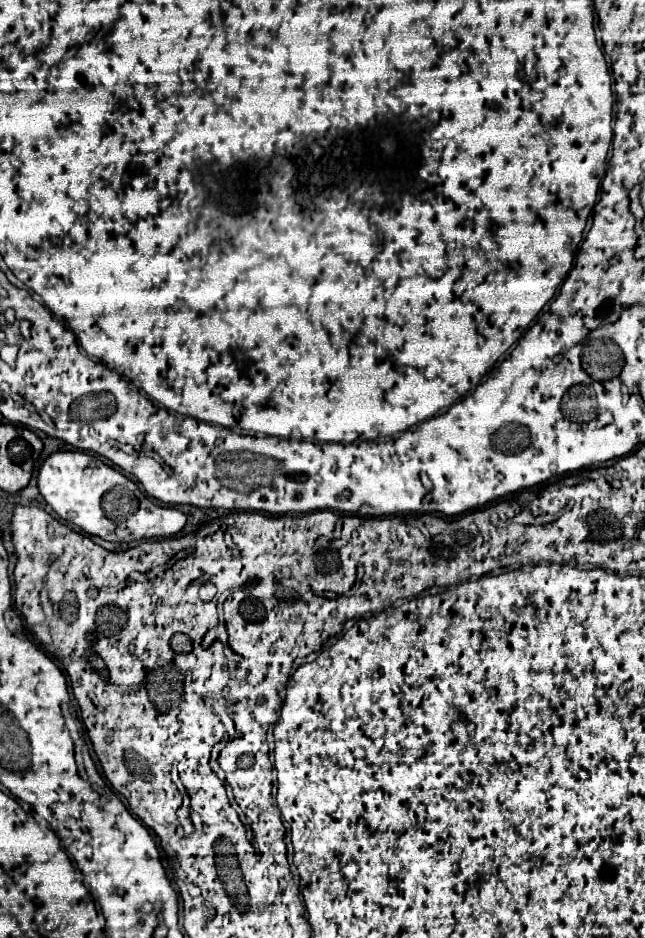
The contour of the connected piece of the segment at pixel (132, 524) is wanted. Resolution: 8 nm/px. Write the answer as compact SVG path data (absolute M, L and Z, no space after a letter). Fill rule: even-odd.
M84 451L52 453L40 467L38 489L44 501L60 515L60 519L104 541L130 543L152 537L174 537L186 525L184 513L174 507L154 503L132 479L104 465L96 455Z

